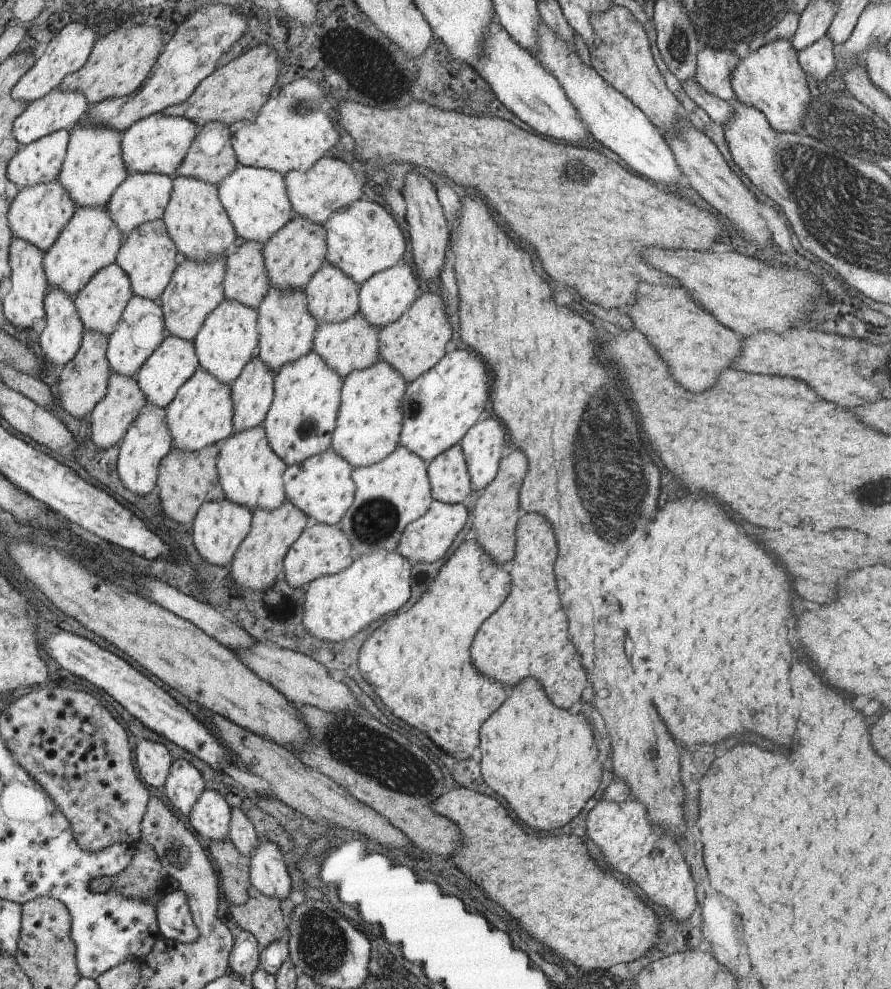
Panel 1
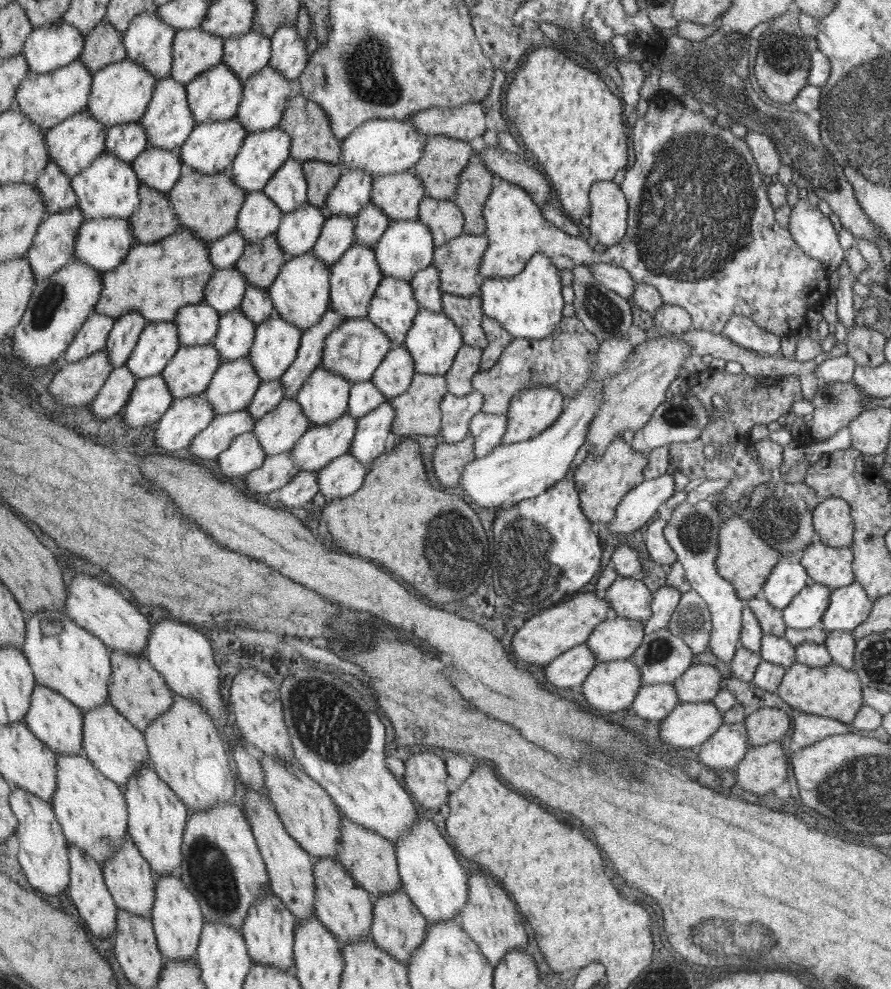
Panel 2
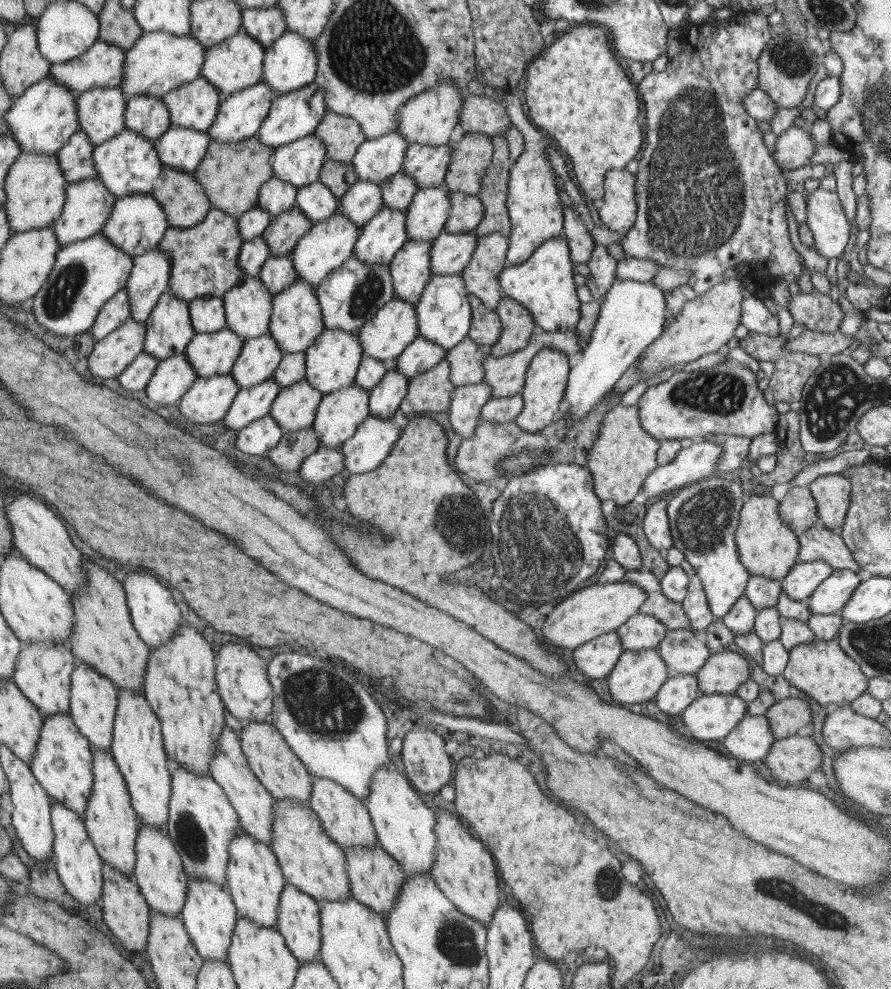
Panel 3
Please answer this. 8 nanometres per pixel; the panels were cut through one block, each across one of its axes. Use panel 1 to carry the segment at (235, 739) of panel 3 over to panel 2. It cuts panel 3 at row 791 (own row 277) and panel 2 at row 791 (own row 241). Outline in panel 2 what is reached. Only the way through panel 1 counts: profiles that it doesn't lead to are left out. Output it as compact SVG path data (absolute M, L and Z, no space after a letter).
M252 790L244 795L245 816L252 826L254 838L265 859L266 870L269 871L270 884L274 895L293 912L297 921L308 920L315 916L314 906L317 904L317 886L314 881L314 858L301 844L289 834L280 815L268 797Z

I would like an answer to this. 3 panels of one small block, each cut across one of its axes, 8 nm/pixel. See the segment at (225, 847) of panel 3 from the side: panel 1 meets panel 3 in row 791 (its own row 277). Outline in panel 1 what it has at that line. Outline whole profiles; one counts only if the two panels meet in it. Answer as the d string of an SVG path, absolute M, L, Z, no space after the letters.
M226 256L212 258L208 262L194 262L192 258L179 259L168 288L159 299L162 302L162 310L165 311L166 326L169 327L171 336L193 341L201 332L209 314L226 299L226 273Z

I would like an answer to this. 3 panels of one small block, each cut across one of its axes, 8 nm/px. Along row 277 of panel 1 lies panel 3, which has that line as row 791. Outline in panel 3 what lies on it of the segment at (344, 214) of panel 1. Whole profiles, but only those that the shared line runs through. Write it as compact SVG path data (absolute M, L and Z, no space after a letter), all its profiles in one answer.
M278 654L269 664L269 677L274 687L270 723L281 731L311 775L340 784L365 803L374 772L390 762L386 716L374 698L342 664L314 656Z

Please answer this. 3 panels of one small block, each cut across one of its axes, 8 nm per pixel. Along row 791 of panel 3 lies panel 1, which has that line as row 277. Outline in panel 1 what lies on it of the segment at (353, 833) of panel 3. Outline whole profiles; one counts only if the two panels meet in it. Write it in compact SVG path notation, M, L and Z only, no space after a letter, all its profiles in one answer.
M322 265L303 290L319 326L326 322L344 322L360 312L361 285L338 270L338 266Z

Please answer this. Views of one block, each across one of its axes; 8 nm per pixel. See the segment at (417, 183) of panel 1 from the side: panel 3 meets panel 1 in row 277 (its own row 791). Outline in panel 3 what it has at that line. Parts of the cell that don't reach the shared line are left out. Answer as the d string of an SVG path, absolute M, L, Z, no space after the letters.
M420 726L422 732L412 730L403 738L401 750L404 772L413 786L425 794L436 794L450 778L450 756L444 752L444 740L430 732L430 726Z

